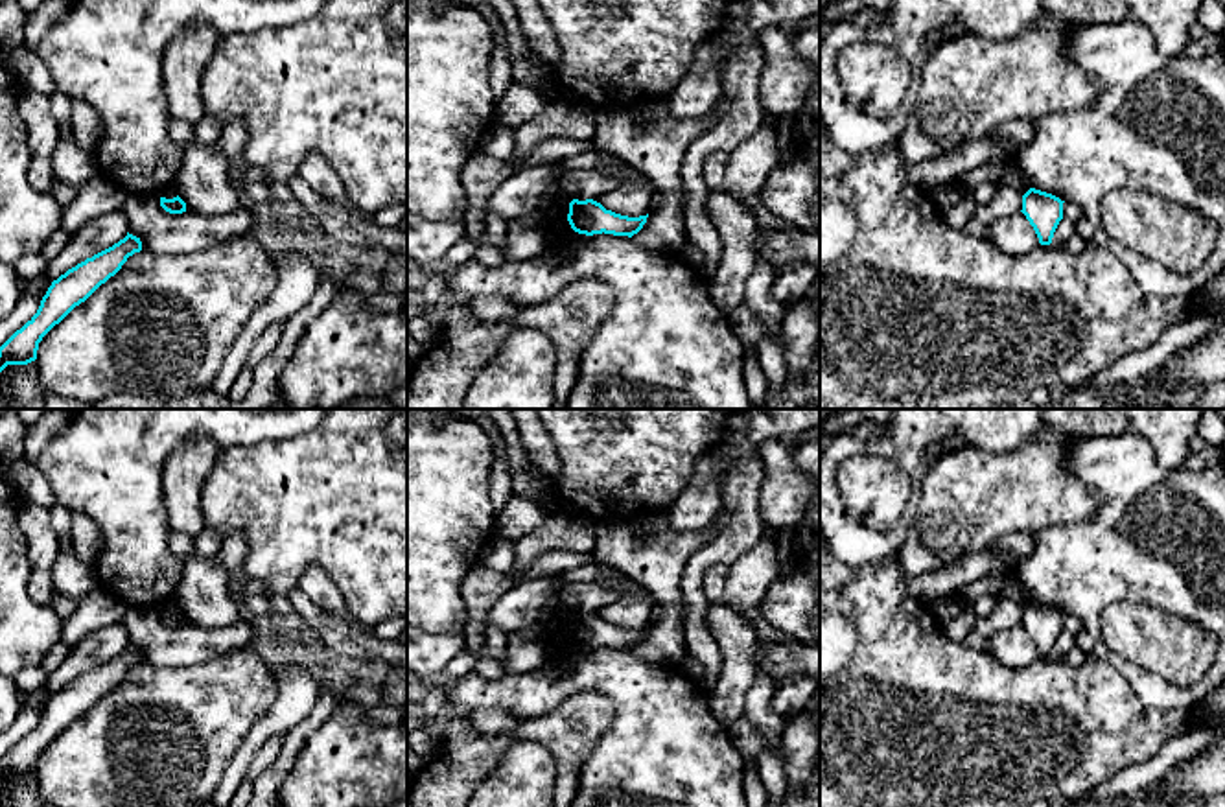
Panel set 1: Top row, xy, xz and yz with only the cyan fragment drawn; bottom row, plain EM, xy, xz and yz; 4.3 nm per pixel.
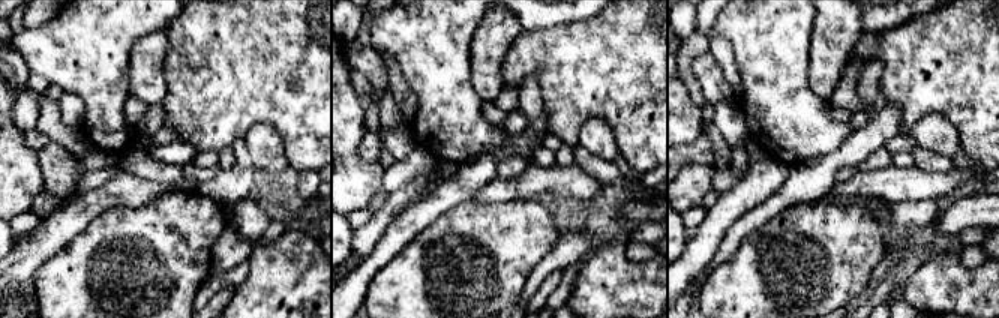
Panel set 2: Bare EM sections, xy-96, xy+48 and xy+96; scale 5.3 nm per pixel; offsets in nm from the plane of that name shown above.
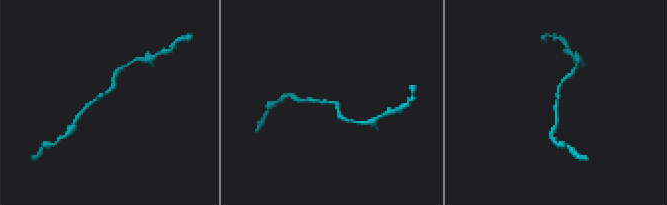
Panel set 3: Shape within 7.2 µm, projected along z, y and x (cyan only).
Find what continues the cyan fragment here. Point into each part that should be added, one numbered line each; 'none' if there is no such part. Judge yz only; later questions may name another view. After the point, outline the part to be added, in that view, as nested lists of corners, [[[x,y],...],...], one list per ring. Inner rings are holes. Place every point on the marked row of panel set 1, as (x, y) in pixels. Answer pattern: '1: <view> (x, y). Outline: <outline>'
none

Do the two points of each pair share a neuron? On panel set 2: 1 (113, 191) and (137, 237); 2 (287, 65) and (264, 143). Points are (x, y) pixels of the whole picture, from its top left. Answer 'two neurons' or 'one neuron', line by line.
1: two neurons
2: two neurons

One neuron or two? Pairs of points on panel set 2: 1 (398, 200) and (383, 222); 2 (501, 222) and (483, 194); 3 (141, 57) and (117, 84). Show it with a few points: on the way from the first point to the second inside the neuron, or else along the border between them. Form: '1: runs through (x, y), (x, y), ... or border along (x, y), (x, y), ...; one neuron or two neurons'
1: runs through (393, 206), (384, 216); one neuron
2: border along (524, 198), (500, 203), (468, 201); two neurons
3: border along (138, 39), (129, 53), (131, 95); two neurons

